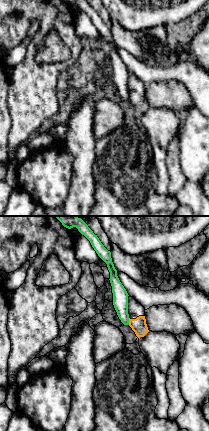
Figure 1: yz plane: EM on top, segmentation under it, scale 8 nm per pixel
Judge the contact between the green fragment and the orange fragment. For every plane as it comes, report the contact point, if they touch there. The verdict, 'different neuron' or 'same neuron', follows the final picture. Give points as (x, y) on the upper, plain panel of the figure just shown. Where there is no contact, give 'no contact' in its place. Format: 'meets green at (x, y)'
meets green at (128, 97)

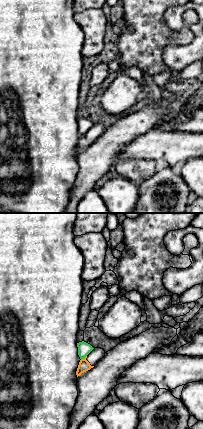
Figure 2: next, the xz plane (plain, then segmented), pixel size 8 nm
meets green at (83, 134)

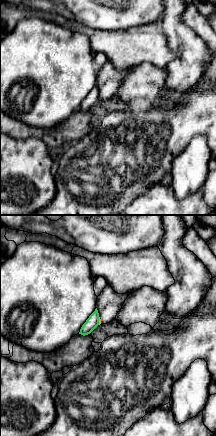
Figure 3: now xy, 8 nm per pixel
meets green at (98, 97)

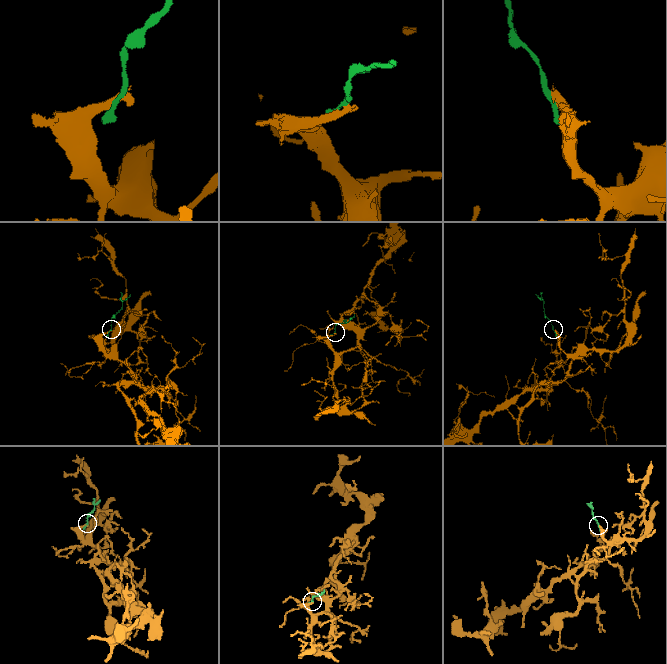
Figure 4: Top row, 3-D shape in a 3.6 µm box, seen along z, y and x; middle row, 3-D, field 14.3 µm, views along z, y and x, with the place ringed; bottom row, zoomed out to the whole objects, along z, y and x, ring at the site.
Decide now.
different neuron

